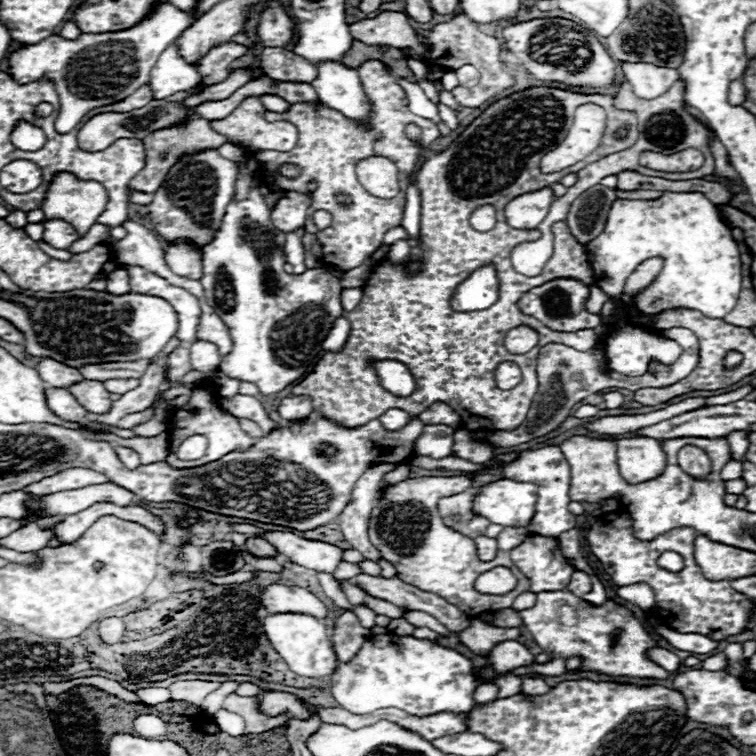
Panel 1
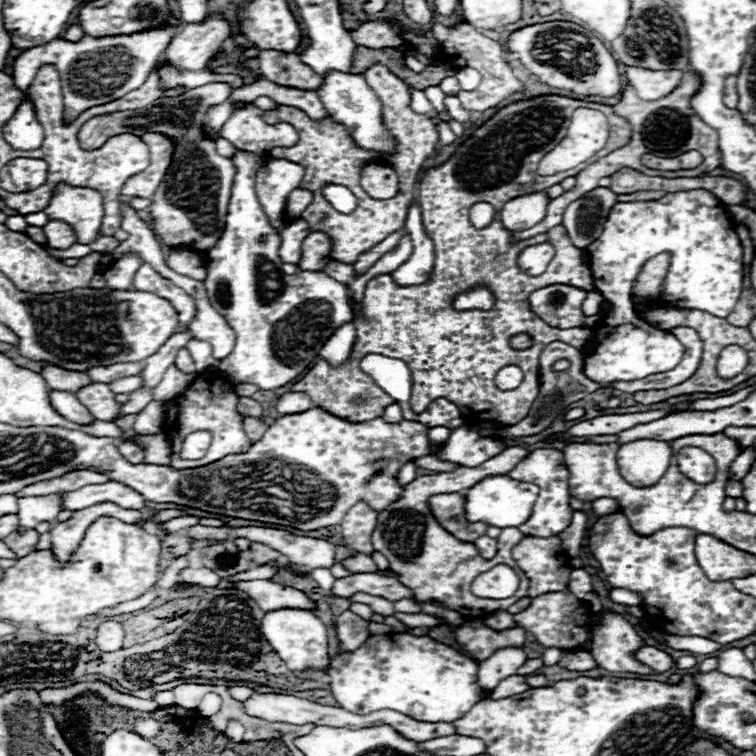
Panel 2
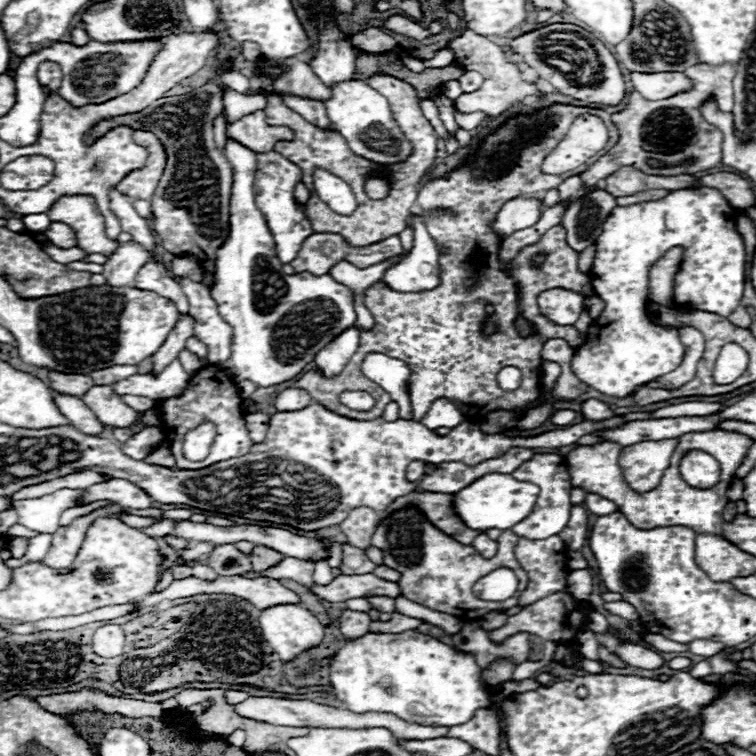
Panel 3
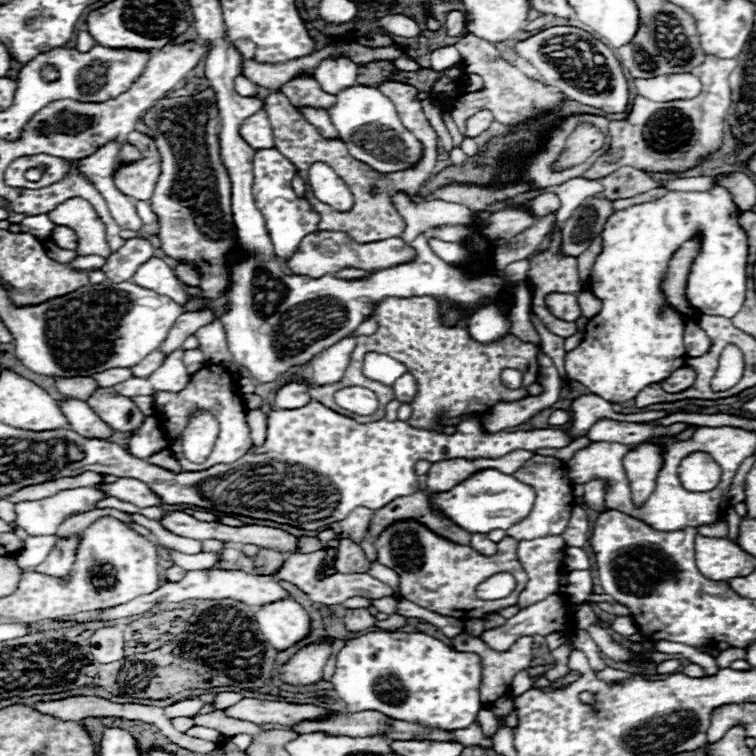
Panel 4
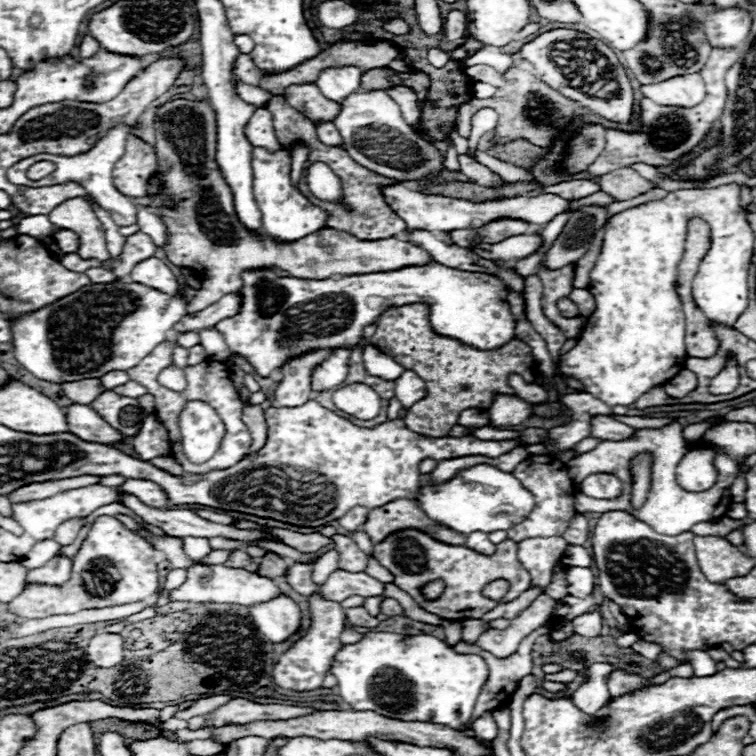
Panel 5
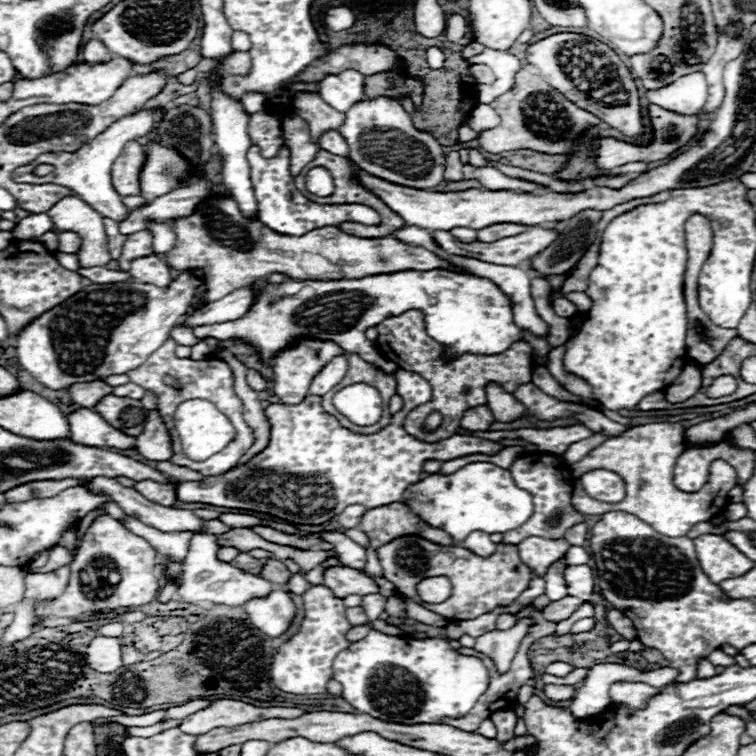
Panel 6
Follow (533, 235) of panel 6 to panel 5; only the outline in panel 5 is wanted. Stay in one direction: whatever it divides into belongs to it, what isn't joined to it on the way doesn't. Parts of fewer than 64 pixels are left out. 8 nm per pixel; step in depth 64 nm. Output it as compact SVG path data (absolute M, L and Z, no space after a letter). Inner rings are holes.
M520 234L512 236L508 240L502 240L498 244L478 244L474 246L474 252L480 258L486 260L506 260L506 262L518 262L520 258L526 258L540 246L542 238L532 234Z

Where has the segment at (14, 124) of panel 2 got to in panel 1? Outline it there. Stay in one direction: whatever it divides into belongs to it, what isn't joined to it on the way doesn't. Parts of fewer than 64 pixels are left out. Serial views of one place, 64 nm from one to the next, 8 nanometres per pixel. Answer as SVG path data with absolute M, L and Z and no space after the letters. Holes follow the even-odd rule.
M20 122L12 132L12 144L20 150L38 150L42 146L42 130Z

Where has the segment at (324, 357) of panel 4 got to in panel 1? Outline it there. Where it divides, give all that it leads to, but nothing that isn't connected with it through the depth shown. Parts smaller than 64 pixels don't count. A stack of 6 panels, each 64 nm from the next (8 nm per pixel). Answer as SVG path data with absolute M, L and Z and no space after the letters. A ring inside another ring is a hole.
M342 316L342 318L336 320L336 324L330 328L330 332L328 332L322 348L324 348L326 352L328 352L328 350L332 350L332 352L340 350L340 348L344 346L344 342L348 340L348 334L350 334L350 322Z

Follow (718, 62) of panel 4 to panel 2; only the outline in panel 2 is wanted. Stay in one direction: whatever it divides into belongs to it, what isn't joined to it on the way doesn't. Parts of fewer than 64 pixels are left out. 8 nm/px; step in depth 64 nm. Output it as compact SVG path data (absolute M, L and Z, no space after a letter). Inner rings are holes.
M684 72L682 76L682 82L670 92L670 96L664 96L660 100L642 100L636 96L634 88L630 84L624 86L624 90L620 92L620 98L618 102L614 104L614 112L618 116L624 116L630 120L632 128L634 128L634 138L630 140L630 144L614 150L612 154L600 158L598 162L590 164L588 168L584 168L580 174L576 174L576 186L568 192L564 192L564 196L558 196L556 200L552 200L548 204L548 210L546 210L546 216L540 224L536 224L534 228L528 228L528 230L522 230L522 232L516 232L514 236L516 238L532 238L536 234L544 234L548 232L550 228L558 226L562 222L562 216L564 216L564 210L570 202L578 200L580 196L584 196L584 192L590 192L598 186L598 180L604 178L604 176L612 176L614 172L622 170L622 168L632 168L632 170L638 170L642 174L650 174L652 170L650 168L644 168L644 164L640 162L642 154L654 154L654 156L662 156L662 158L672 158L672 156L678 156L678 154L684 154L688 150L698 150L702 156L704 156L704 162L694 168L694 170L678 170L678 172L658 172L660 176L664 178L686 178L686 176L700 176L700 174L706 174L706 172L712 172L714 168L720 166L720 160L722 160L722 154L718 150L718 134L700 120L700 116L696 116L696 112L690 108L690 98L692 94L696 92L698 88L698 78L692 74L692 72ZM736 76L726 78L726 90L724 90L724 100L728 108L736 108L738 104L738 90L736 90Z

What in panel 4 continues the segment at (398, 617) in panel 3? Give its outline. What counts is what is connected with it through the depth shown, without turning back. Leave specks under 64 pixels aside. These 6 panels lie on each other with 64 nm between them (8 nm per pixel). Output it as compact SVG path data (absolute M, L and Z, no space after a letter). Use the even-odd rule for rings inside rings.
M396 614L396 616L390 616L388 620L376 620L374 626L382 628L382 630L398 630L398 628L402 628L402 626L406 626L406 624L408 624L406 618L400 616L400 614Z

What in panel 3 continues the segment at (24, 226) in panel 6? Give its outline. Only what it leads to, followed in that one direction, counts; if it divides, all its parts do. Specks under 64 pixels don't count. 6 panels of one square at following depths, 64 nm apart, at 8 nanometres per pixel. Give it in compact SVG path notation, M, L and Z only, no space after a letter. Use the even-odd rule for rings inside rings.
M24 216L22 222L26 226L26 232L44 232L50 224L46 216Z

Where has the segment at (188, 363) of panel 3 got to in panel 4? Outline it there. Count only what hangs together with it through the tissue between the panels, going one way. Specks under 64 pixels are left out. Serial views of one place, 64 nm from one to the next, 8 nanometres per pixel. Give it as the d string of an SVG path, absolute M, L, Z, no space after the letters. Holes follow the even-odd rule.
M192 350L192 352L184 352L184 364L186 364L186 370L192 374L196 370L200 370L204 366L206 358L202 354L202 350Z

